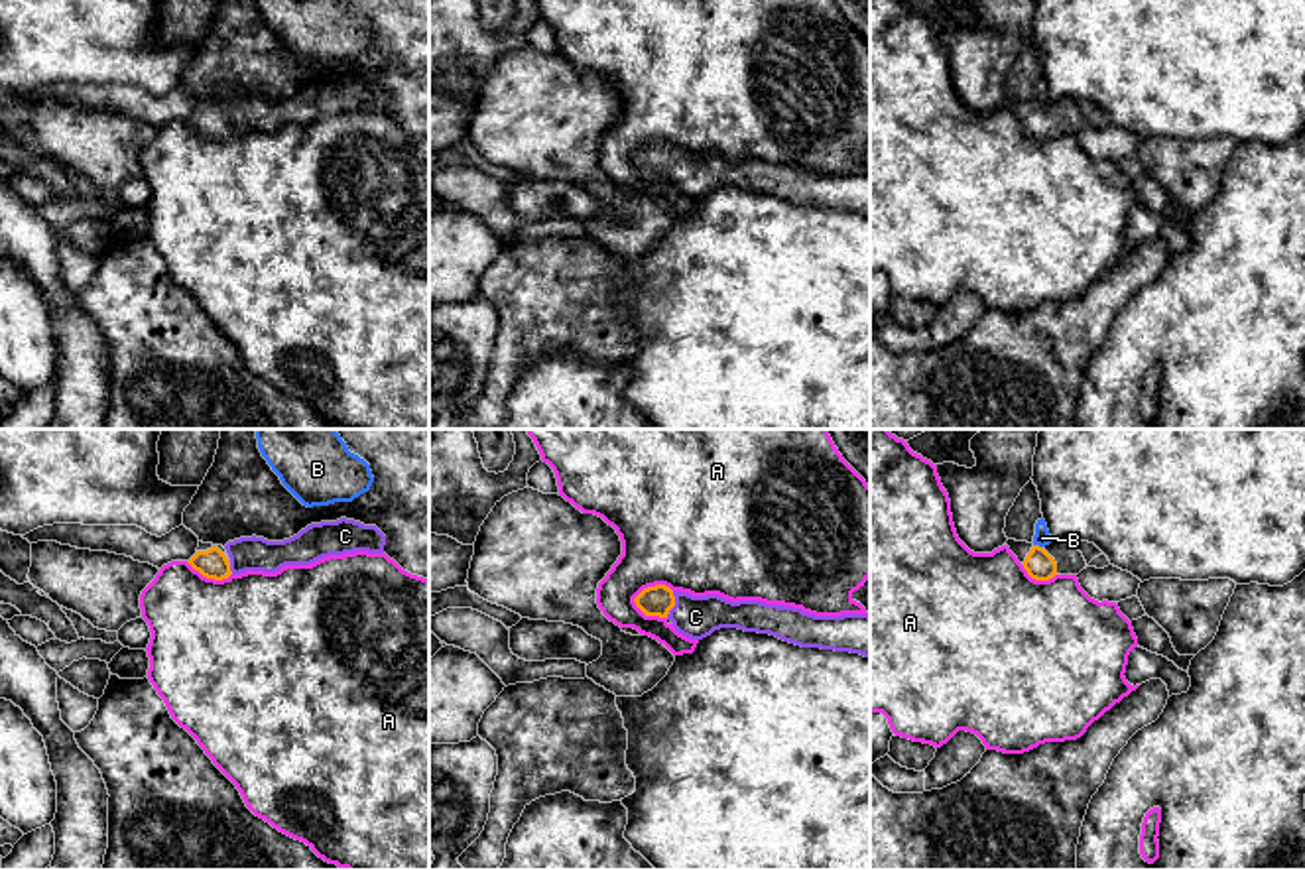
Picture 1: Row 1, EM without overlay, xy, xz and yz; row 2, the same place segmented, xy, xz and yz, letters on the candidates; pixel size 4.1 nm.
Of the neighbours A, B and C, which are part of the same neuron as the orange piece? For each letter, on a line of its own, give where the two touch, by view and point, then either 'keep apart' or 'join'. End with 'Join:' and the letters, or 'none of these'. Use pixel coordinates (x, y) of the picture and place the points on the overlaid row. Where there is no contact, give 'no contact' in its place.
A: xz (648, 615) | keep apart
B: yz (1038, 546) | keep apart
C: xz (674, 605) | join
Join: C

